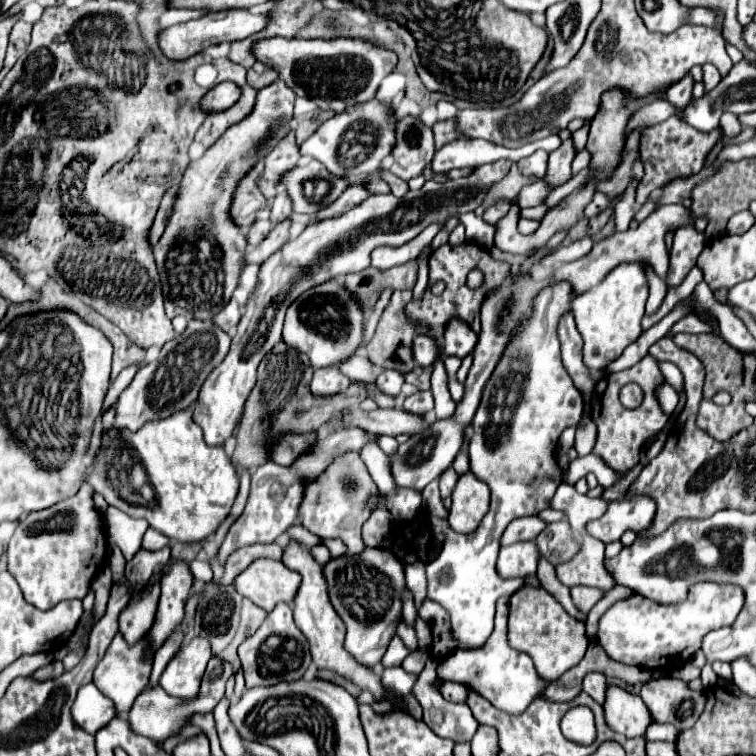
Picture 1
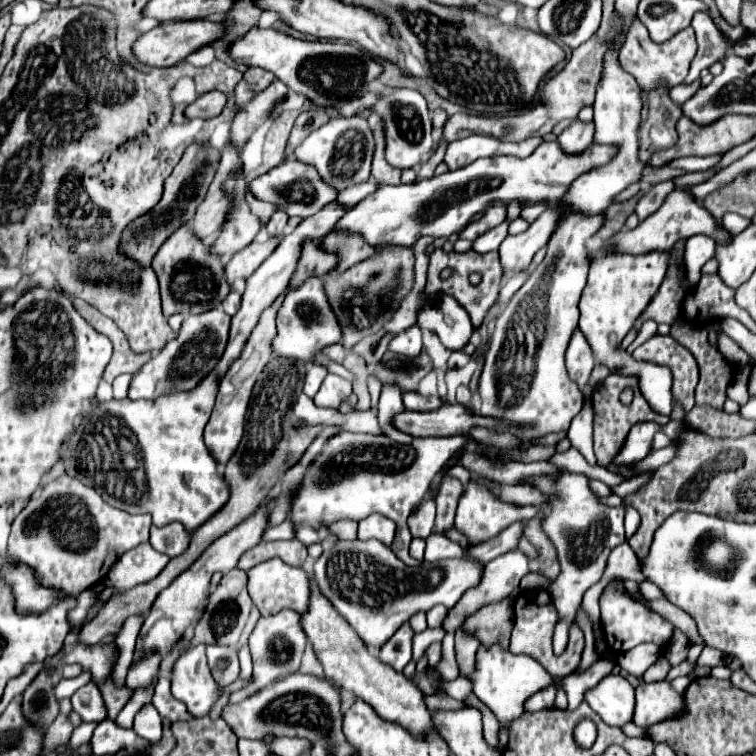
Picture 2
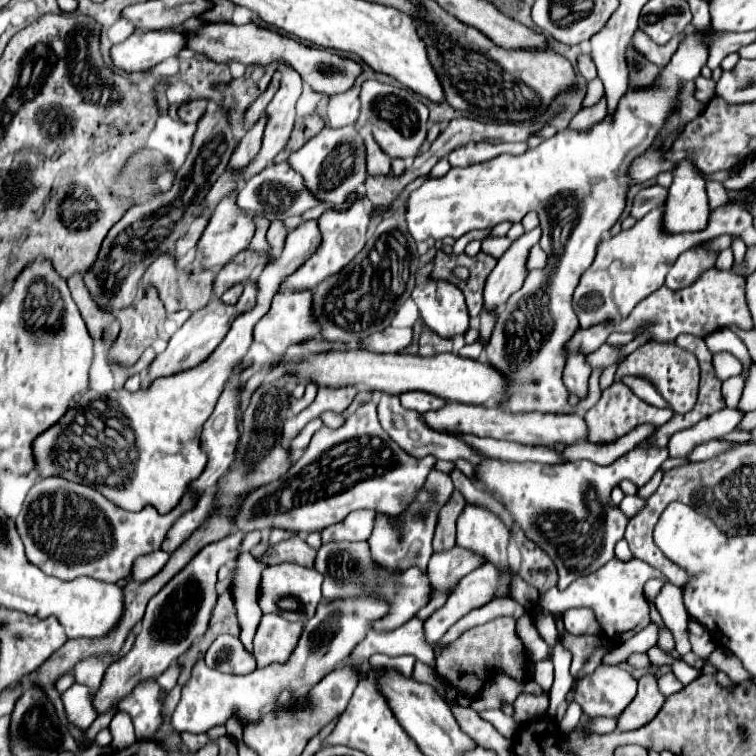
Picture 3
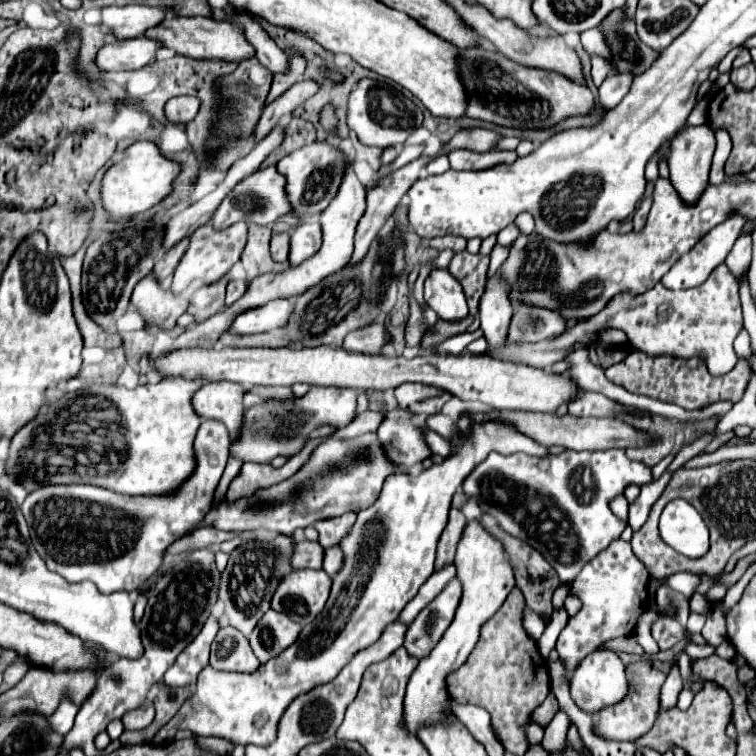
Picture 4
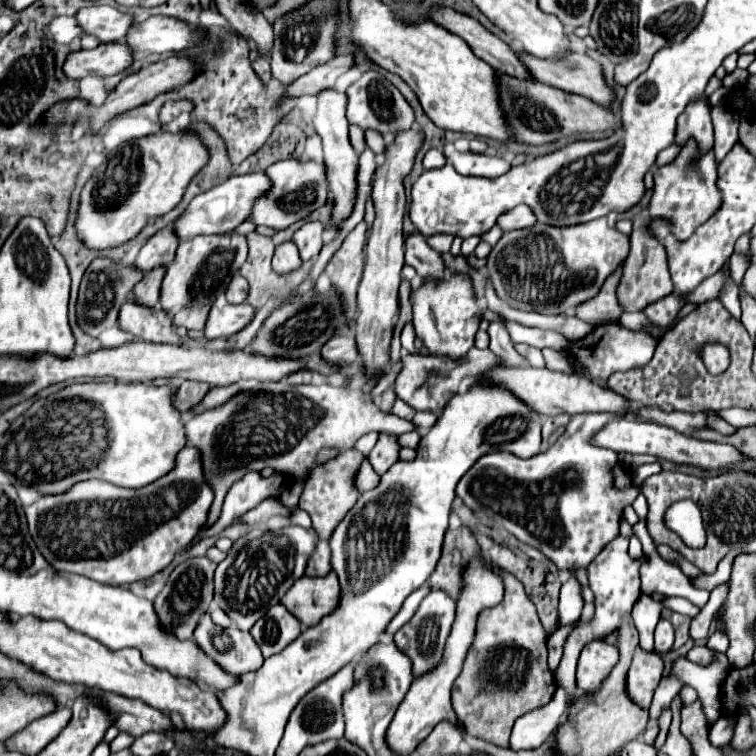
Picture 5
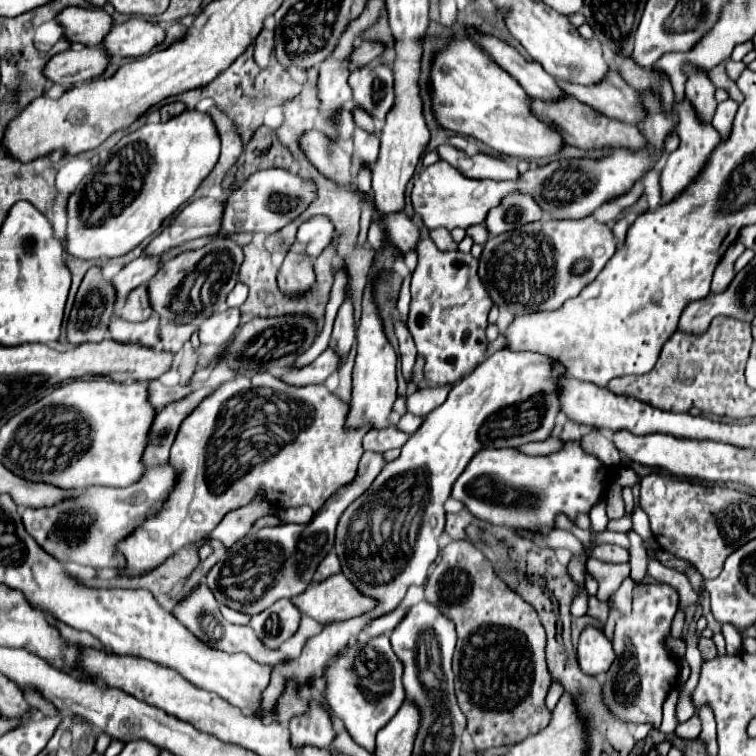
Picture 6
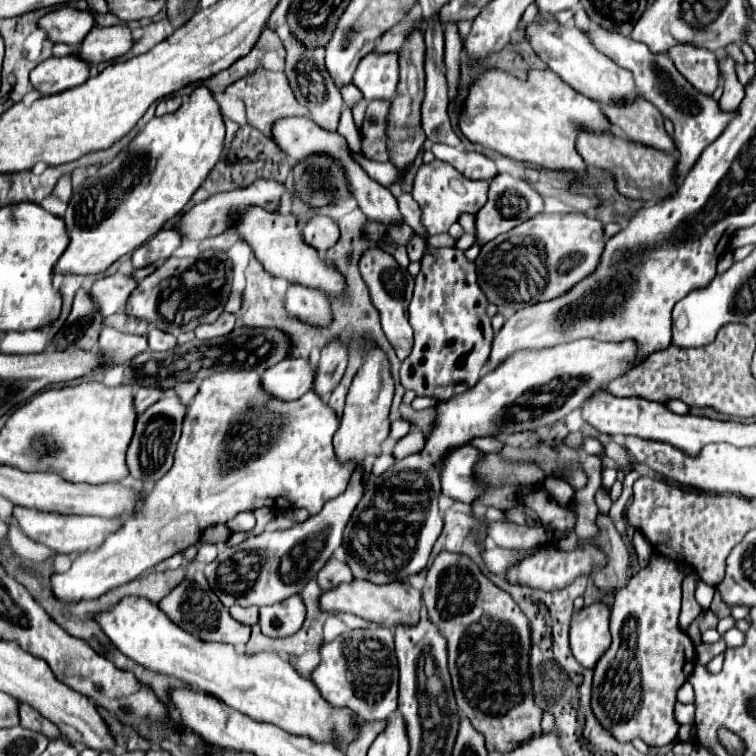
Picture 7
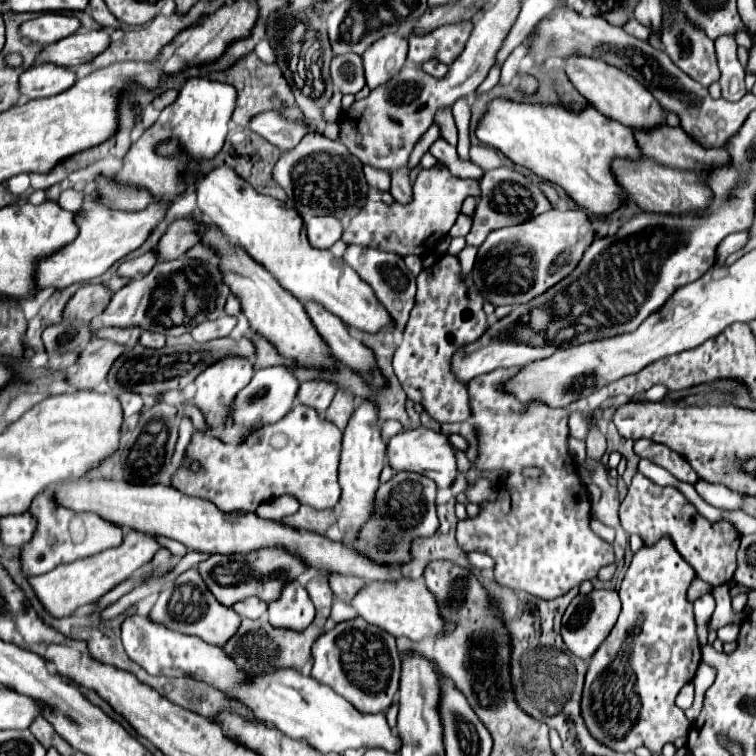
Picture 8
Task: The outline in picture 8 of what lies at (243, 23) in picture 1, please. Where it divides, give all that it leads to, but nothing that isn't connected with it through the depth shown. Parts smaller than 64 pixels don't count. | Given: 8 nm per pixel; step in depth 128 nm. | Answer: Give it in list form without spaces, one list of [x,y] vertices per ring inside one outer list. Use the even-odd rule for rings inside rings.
[[[34,64],[20,76],[20,96],[26,100],[48,98],[68,90],[76,82],[76,74],[70,68],[54,64]]]

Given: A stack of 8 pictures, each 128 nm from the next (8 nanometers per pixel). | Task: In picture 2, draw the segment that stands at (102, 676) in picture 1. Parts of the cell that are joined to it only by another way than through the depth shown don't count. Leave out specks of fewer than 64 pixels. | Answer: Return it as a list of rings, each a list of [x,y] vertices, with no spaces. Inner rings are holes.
[[[112,678],[106,680],[106,684],[102,684],[100,690],[102,690],[102,698],[108,708],[108,718],[114,720],[118,716],[118,712],[124,708],[124,704],[130,700],[130,692],[126,688],[116,688],[112,684]]]

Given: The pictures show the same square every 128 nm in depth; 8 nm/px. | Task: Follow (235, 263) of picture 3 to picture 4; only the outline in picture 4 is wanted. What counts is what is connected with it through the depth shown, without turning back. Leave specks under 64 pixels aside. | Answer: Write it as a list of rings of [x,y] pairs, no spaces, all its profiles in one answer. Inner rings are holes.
[[[228,276],[218,280],[216,284],[200,288],[192,298],[188,306],[188,314],[194,316],[194,320],[204,320],[214,316],[224,306],[224,288],[228,284]]]

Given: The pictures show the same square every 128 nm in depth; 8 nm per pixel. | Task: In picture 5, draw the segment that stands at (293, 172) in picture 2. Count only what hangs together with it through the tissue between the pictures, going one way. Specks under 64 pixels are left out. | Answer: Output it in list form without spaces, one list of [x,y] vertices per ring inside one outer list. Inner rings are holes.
[[[264,172],[230,176],[226,182],[214,186],[212,190],[198,194],[190,202],[190,206],[176,218],[174,230],[180,240],[188,240],[188,238],[202,236],[202,234],[226,234],[244,222],[244,218],[248,216],[248,212],[252,208],[252,202],[258,196],[262,196],[268,188],[270,188],[270,180],[266,178]]]

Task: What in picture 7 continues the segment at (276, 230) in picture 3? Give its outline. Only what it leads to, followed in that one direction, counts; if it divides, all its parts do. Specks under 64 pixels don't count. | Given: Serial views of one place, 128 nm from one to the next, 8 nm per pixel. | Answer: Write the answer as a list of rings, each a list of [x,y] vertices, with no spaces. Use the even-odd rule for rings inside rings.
[[[292,284],[286,294],[286,310],[292,318],[302,320],[304,324],[330,324],[332,312],[330,302],[324,292]]]

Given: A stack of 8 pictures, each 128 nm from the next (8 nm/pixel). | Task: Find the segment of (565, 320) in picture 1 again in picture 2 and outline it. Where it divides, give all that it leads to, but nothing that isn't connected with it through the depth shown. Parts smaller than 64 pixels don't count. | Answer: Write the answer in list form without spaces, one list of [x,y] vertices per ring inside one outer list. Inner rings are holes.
[[[576,330],[566,350],[566,370],[570,380],[574,380],[580,388],[586,388],[594,364],[596,362],[594,362],[594,354],[590,352],[590,344],[583,333]]]

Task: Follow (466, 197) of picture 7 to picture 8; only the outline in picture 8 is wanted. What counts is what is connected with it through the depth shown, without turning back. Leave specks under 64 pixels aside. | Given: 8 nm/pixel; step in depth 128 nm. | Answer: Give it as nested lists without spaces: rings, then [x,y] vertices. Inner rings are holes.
[[[436,166],[430,170],[422,170],[414,182],[410,204],[396,204],[396,202],[384,204],[368,200],[366,206],[360,210],[360,214],[350,220],[342,240],[346,244],[378,248],[382,252],[390,252],[402,258],[410,255],[426,256],[430,253],[422,253],[422,250],[436,245],[454,226],[466,196],[474,198],[480,196],[478,180],[462,180],[452,176],[448,170],[440,170]]]

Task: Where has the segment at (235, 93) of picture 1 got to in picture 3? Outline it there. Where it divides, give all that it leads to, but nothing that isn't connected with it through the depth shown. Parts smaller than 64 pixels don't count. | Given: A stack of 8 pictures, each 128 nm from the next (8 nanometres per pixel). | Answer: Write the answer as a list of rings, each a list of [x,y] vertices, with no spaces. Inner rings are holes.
[[[190,100],[182,106],[178,106],[178,116],[185,123],[197,123],[200,116],[206,112],[208,100]]]

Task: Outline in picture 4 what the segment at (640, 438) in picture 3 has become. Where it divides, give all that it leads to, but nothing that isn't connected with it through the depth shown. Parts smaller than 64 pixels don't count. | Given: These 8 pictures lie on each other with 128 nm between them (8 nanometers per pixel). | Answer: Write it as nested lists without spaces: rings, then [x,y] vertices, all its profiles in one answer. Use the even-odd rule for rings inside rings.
[[[468,424],[466,432],[448,438],[448,442],[454,450],[444,462],[432,464],[420,474],[390,474],[376,502],[358,512],[354,528],[338,544],[344,552],[344,562],[334,576],[330,598],[314,624],[304,626],[298,640],[282,656],[268,660],[252,674],[218,672],[206,666],[198,676],[190,700],[156,732],[152,744],[168,744],[174,740],[178,728],[192,730],[198,736],[224,738],[234,746],[272,744],[274,736],[278,736],[278,720],[290,702],[314,686],[334,680],[356,652],[368,648],[382,636],[384,628],[398,618],[426,578],[432,576],[436,546],[446,528],[452,496],[462,480],[492,450],[500,454],[548,454],[542,444],[522,436],[522,432],[514,432],[514,428],[506,428],[506,424]]]

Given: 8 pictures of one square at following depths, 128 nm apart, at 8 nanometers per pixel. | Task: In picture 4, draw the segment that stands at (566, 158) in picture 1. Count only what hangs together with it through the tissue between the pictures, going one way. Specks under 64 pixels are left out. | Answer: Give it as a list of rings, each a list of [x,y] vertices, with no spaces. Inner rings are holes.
[[[614,72],[608,74],[606,80],[600,86],[600,94],[598,94],[598,104],[604,108],[614,108],[630,90],[632,84],[632,72]]]

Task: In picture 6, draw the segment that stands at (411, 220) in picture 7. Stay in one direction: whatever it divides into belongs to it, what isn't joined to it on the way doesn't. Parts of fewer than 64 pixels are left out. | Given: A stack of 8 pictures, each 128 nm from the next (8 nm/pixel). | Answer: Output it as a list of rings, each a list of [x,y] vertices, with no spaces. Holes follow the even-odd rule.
[[[414,218],[420,230],[418,240],[418,266],[412,274],[412,302],[408,314],[408,328],[416,342],[418,354],[424,358],[424,380],[428,388],[452,386],[466,374],[474,372],[482,360],[488,358],[488,312],[492,300],[480,284],[476,274],[478,262],[472,254],[460,250],[442,252],[430,240],[430,230],[420,218]]]

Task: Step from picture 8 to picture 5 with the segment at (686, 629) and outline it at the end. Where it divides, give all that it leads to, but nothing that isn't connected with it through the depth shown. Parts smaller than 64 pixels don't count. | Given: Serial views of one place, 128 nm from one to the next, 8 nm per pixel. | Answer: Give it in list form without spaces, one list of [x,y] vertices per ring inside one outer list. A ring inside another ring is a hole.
[[[642,646],[636,648],[630,670],[626,674],[626,694],[634,704],[640,708],[650,708],[654,690],[658,688],[660,680],[664,678],[664,660]]]

